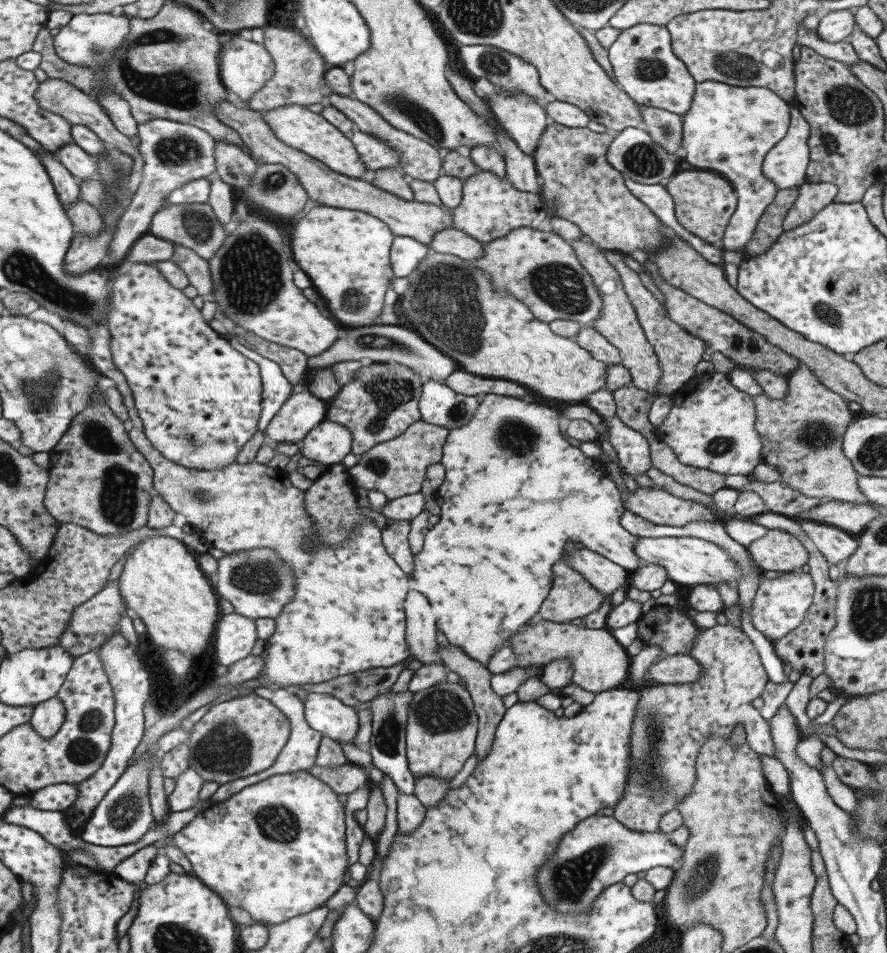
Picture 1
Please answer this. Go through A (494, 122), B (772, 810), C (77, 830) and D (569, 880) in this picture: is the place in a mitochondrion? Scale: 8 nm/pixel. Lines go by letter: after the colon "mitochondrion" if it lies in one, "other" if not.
A: other
B: other
C: other
D: mitochondrion

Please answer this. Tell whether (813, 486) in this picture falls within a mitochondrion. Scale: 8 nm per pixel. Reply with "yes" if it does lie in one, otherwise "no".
no

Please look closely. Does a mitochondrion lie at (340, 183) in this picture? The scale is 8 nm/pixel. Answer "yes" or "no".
no

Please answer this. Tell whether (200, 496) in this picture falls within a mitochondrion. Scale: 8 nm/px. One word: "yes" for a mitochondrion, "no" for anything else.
yes

